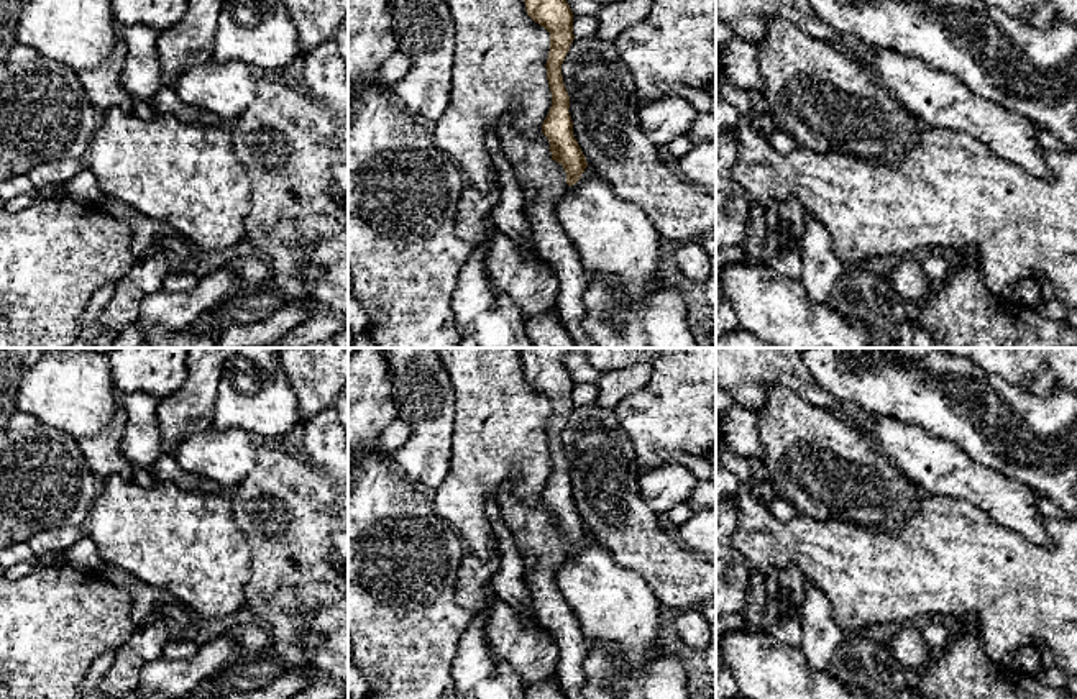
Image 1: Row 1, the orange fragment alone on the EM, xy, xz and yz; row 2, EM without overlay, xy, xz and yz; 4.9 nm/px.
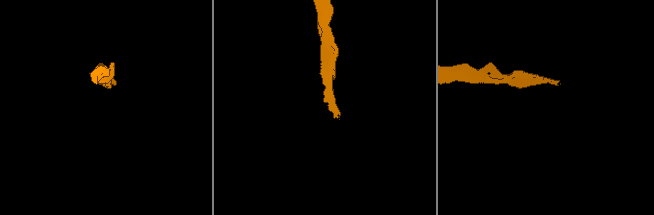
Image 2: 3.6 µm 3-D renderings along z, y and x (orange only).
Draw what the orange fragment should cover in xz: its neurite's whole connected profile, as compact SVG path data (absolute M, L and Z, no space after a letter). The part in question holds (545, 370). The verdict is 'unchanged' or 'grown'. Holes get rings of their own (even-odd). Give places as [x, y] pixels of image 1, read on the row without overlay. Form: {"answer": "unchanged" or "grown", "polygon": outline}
{"answer": "grown", "polygon": "M520 348L527 382L550 400L550 418L547 427L547 448L552 459L552 474L542 491L542 500L550 514L529 507L512 494L512 482L506 481L496 492L499 512L511 528L524 560L524 581L532 596L538 624L550 630L558 645L557 679L566 699L583 699L581 688L586 681L584 660L589 645L581 625L557 586L557 573L576 551L588 535L586 525L573 502L570 482L570 464L563 451L561 432L575 407L573 379L566 369L565 356L570 348Z"}

